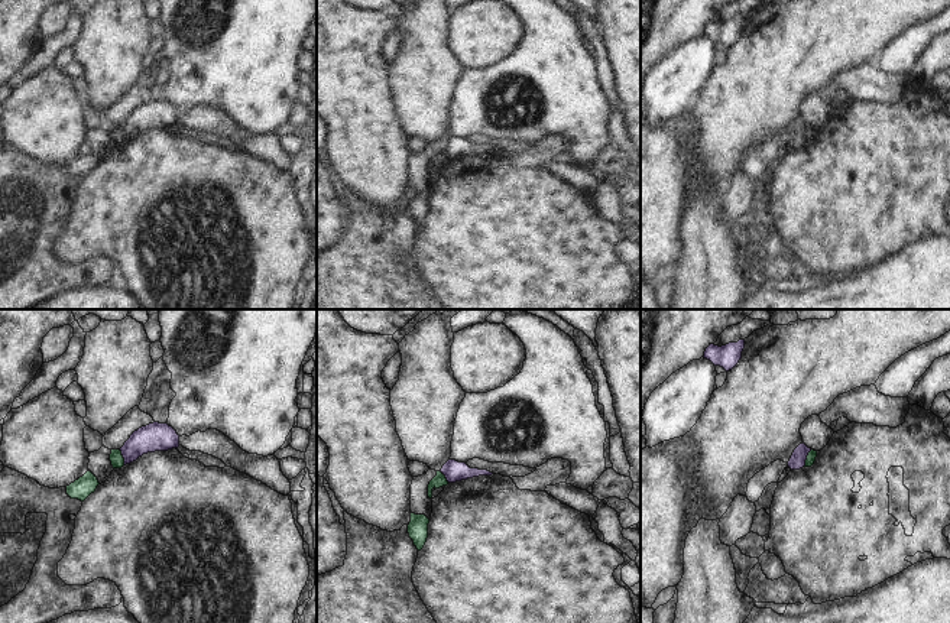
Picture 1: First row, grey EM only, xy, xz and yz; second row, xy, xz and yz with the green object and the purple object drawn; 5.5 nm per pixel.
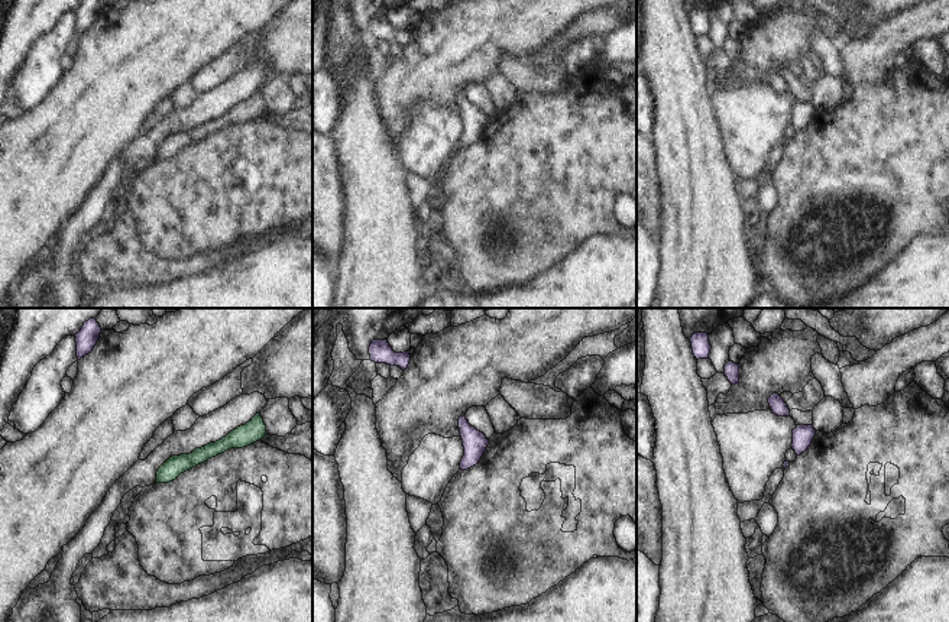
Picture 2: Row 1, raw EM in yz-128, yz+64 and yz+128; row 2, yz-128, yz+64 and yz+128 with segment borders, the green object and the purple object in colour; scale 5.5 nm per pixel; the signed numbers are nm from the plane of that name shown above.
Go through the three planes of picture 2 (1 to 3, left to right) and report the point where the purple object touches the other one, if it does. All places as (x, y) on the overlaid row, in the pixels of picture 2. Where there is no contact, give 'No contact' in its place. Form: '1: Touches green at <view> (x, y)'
1: No contact
2: No contact
3: No contact.

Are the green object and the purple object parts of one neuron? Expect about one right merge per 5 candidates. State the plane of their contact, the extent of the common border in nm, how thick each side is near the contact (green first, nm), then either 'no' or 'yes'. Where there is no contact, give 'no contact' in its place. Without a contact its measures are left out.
contact in yz; length 110 nm; calibres 50 and 90 nm; no

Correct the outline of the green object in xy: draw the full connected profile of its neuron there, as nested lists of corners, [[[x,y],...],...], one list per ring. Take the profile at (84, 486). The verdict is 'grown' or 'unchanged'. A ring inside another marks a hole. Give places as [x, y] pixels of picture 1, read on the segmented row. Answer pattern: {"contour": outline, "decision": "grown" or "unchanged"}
{"contour": [[[87,471],[82,477],[67,486],[67,494],[71,499],[84,502],[91,493],[95,491],[98,484],[97,477],[91,471]]], "decision": "unchanged"}

